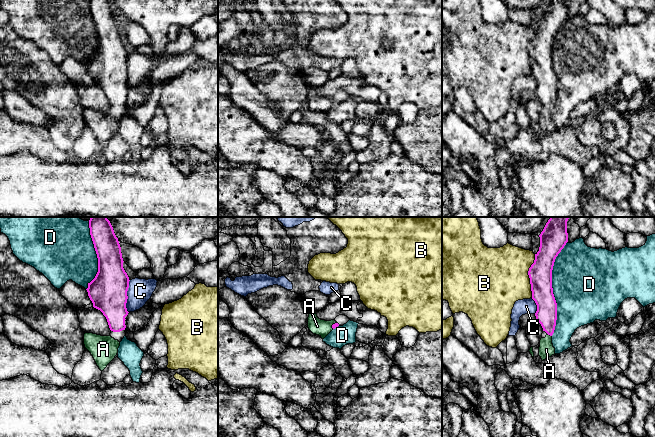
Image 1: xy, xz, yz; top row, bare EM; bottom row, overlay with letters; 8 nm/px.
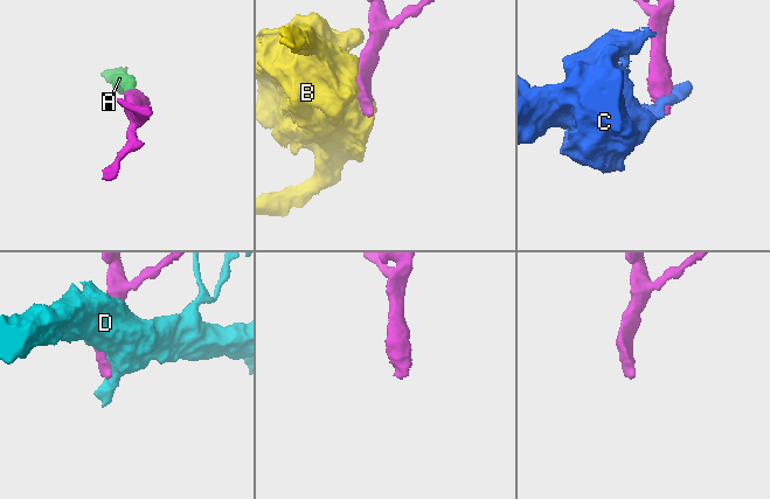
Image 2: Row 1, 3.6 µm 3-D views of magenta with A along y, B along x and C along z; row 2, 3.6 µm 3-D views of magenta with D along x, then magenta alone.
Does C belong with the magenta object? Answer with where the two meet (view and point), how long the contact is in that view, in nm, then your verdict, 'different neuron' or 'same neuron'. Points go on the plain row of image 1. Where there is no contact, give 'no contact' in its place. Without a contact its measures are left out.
xy (127, 72) | 260 nm | different neuron

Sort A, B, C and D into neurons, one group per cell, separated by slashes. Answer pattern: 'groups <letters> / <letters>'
groups A / B / C / D

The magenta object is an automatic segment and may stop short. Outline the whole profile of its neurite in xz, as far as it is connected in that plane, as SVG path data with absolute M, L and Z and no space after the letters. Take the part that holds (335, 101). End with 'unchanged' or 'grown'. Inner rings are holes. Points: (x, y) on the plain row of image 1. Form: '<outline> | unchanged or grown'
M316 87L310 88L307 101L313 110L319 111L322 115L324 115L333 105L339 102L335 96L325 97L319 95Z | grown

